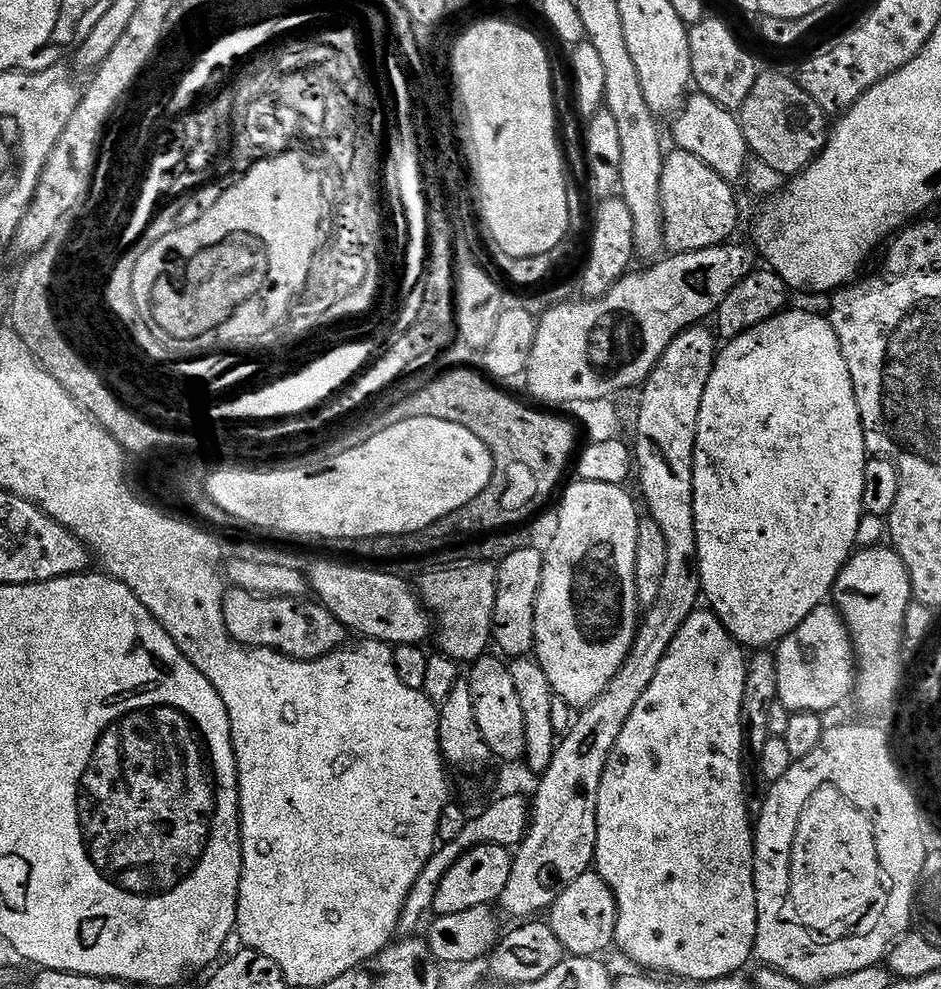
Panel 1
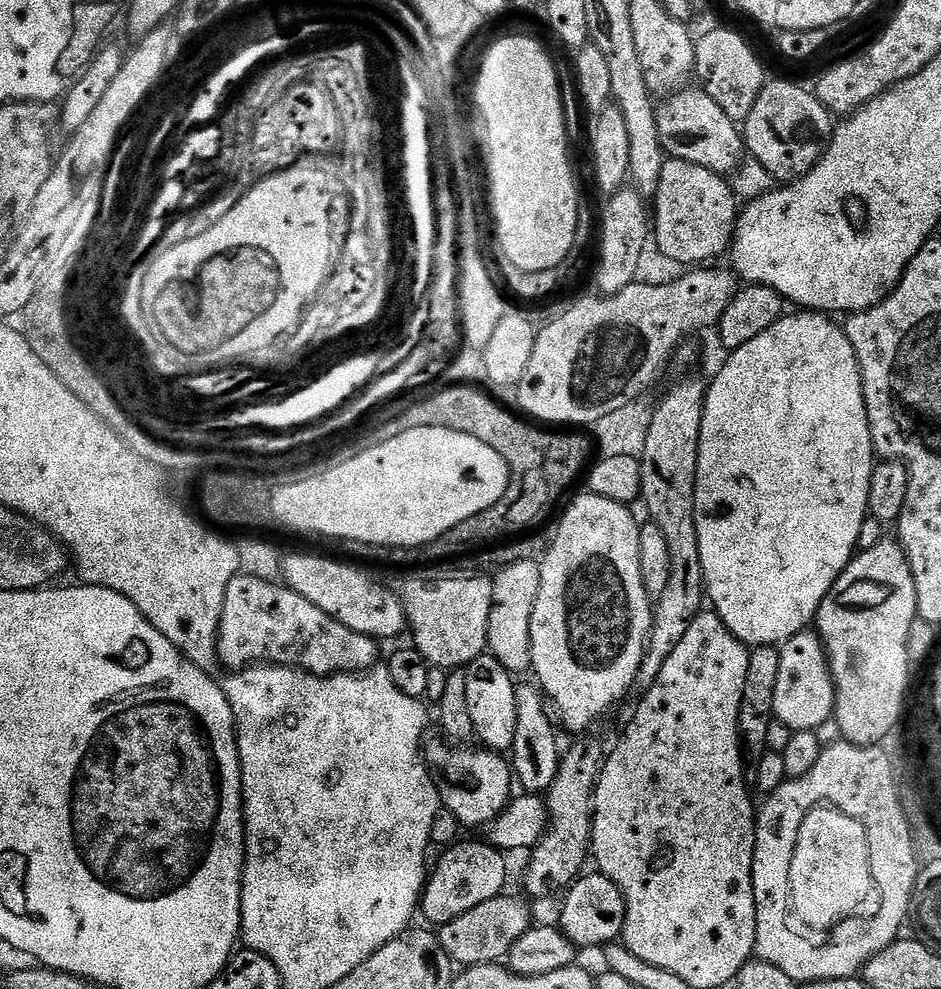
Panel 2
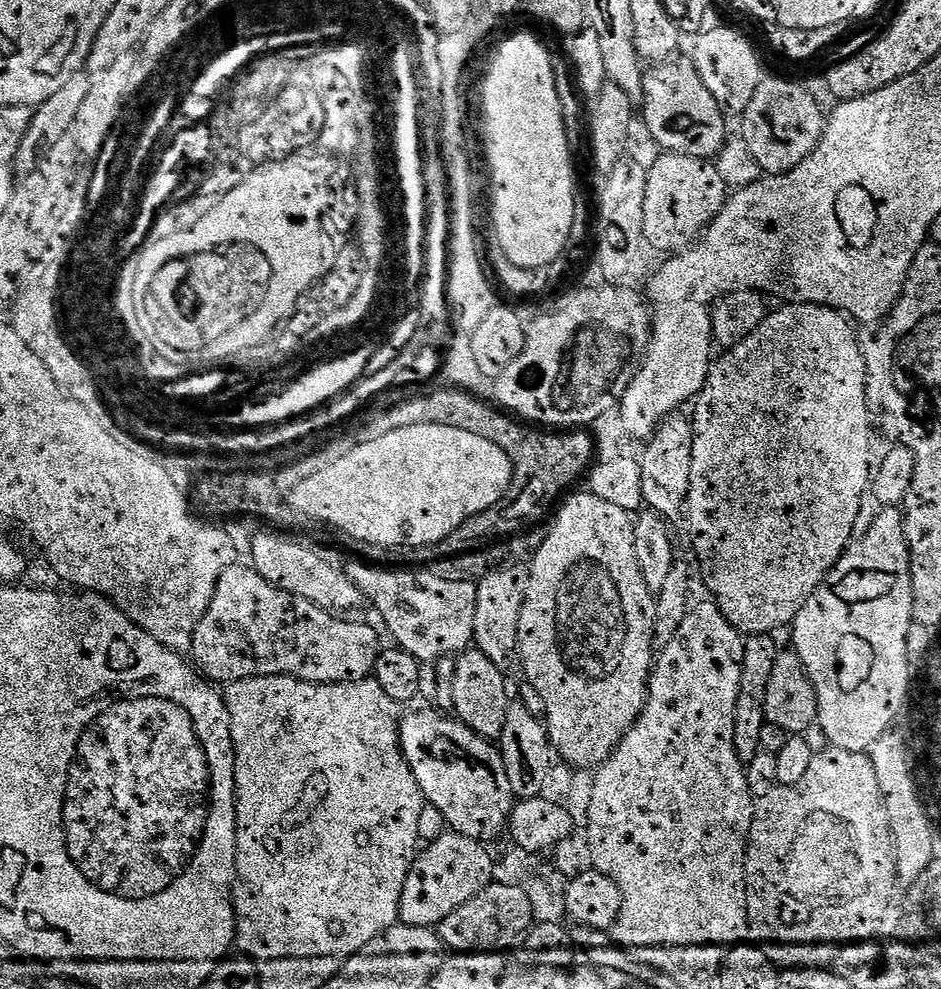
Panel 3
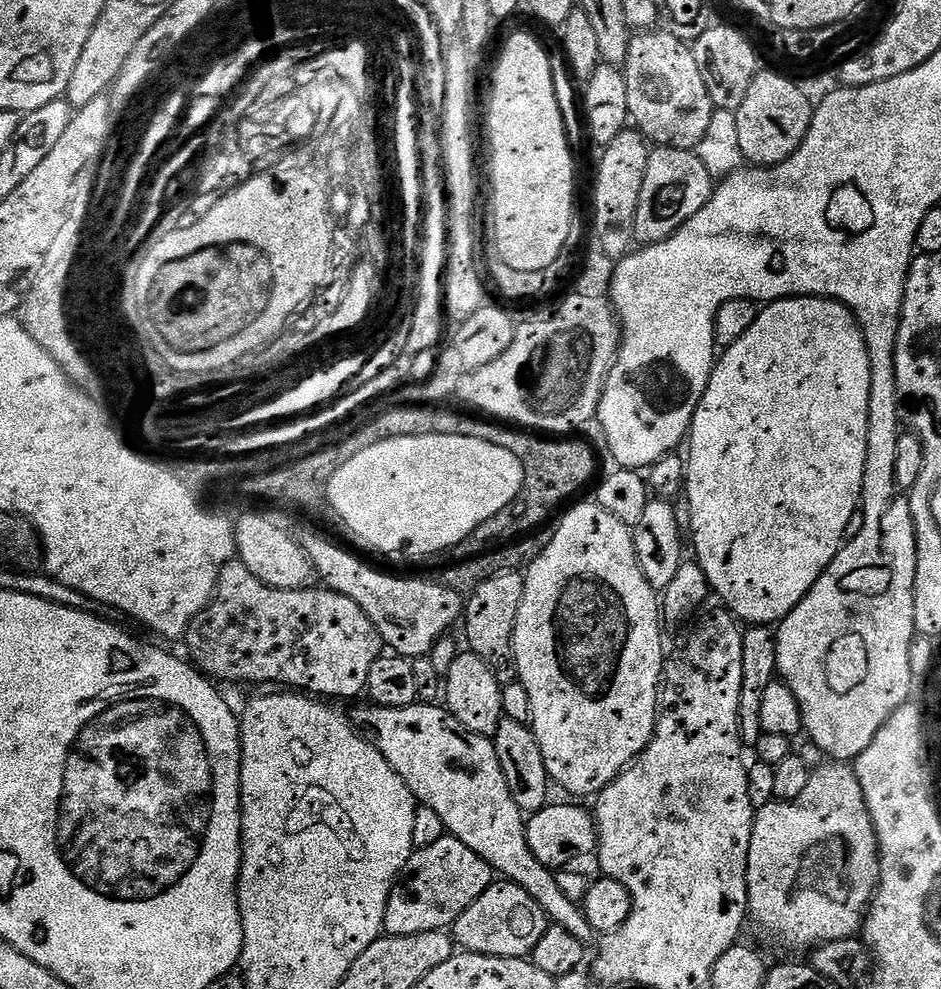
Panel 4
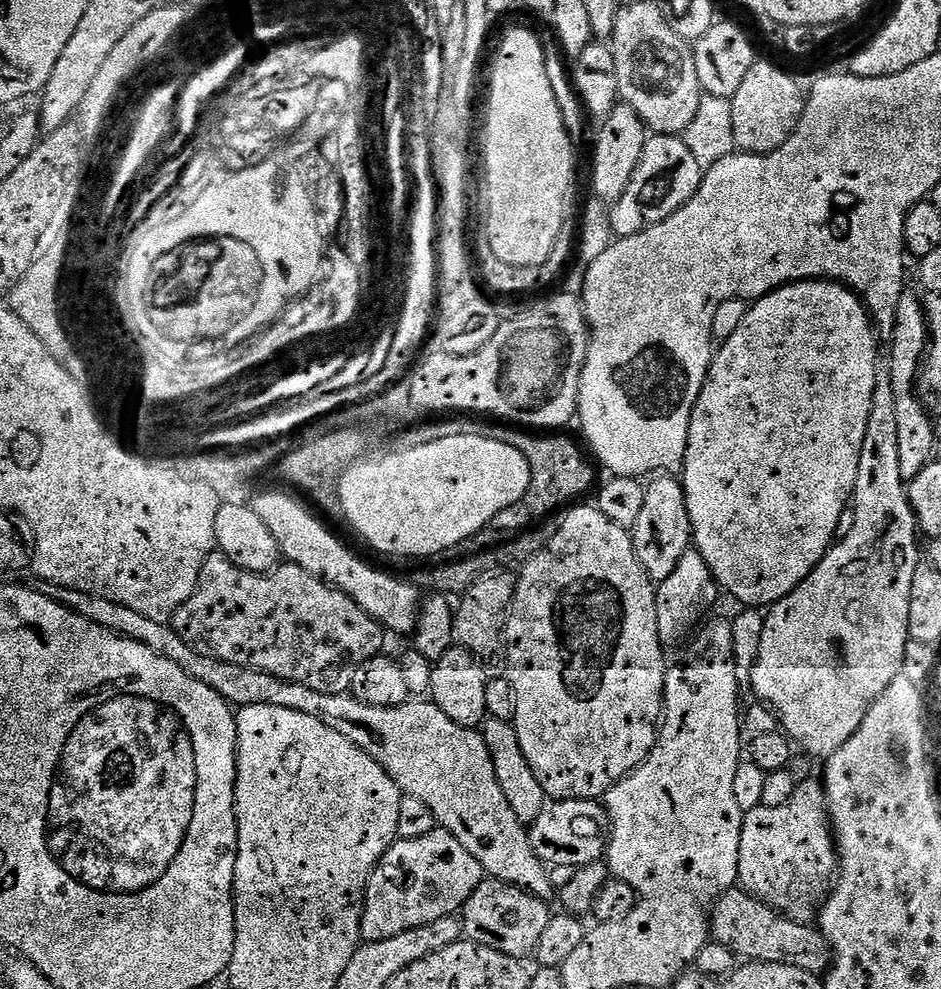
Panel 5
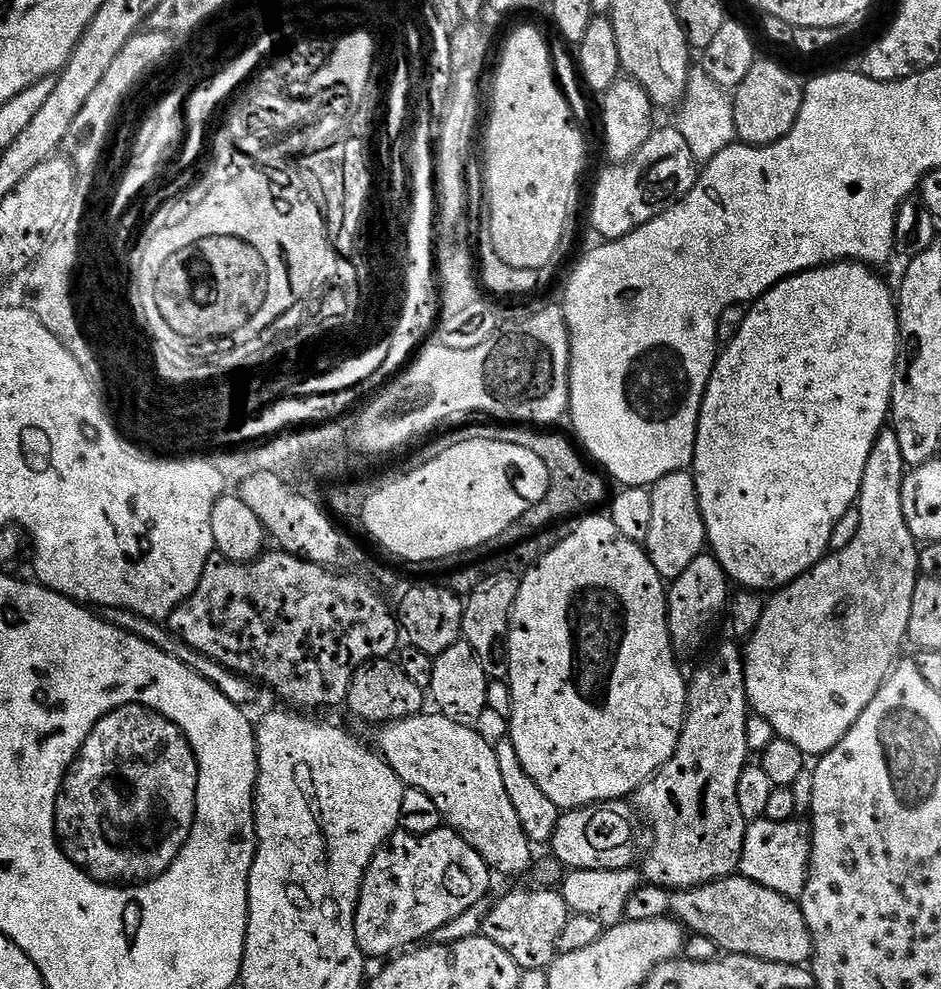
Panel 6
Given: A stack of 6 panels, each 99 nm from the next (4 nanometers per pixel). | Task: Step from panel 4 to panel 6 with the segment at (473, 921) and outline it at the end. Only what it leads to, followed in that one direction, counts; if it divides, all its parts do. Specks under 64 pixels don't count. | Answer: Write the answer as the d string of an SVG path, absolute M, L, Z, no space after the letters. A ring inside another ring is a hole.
M556 890L508 892L488 909L482 925L482 935L490 938L494 946L502 946L521 970L549 969L556 959L556 943L566 927L570 911L561 893Z

